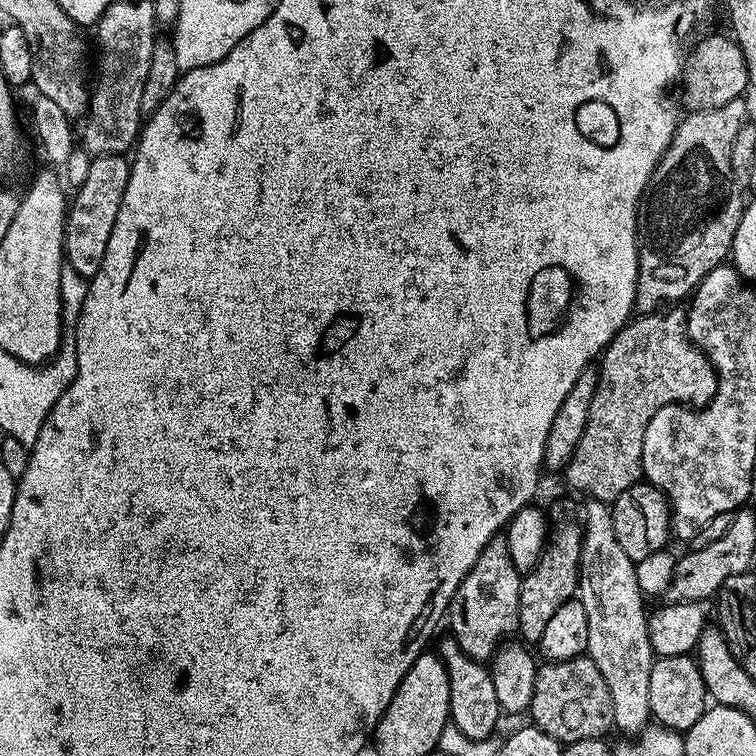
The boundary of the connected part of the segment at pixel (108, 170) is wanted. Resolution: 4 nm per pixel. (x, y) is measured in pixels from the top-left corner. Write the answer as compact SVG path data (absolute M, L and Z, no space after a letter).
M127 155L94 156L89 162L86 182L75 189L64 218L64 259L67 267L73 268L78 274L90 278L98 274L102 266L102 258L106 258L106 246L110 242L110 234L114 230L114 222L118 222L118 210L122 210L122 198L126 194L126 182L132 173L130 160Z

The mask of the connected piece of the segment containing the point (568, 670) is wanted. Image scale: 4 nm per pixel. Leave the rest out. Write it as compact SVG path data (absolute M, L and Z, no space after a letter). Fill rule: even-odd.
M587 655L545 663L536 673L531 716L531 723L535 727L565 745L607 737L607 732L614 728L614 710L610 690L596 663L588 659Z

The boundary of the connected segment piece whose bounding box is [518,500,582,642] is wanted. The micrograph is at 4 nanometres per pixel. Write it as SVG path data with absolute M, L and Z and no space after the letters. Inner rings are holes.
M560 500L550 512L551 532L545 543L544 552L540 555L540 560L532 567L532 571L527 573L520 581L520 605L518 606L518 629L519 635L524 635L525 641L532 640L538 642L542 638L542 630L550 623L550 618L567 600L573 599L577 595L580 587L580 552L582 549L582 516L578 511L578 504L572 500Z

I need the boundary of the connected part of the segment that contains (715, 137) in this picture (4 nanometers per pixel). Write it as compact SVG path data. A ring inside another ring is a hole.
M739 99L726 102L726 106L714 106L714 110L688 112L677 124L674 138L648 183L638 213L640 282L635 307L637 313L652 314L657 311L656 304L664 304L667 300L680 302L683 296L684 299L691 297L706 274L721 267L729 259L734 234L746 207L745 201L740 201L741 189L732 176L730 166L730 150L734 146L734 138L749 119L748 108L744 103L743 99Z

